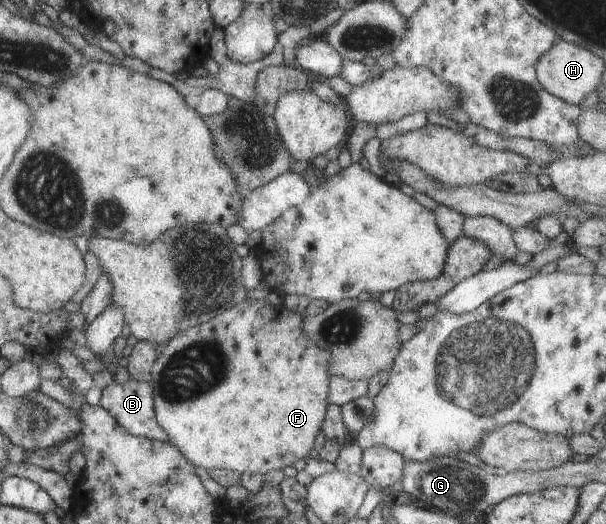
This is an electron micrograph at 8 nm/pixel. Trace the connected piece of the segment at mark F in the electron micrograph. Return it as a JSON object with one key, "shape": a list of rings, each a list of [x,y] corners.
{"shape":[[[266,299],[248,300],[236,304],[234,308],[225,310],[204,324],[196,325],[186,330],[178,331],[174,338],[159,348],[159,355],[152,367],[151,385],[158,424],[166,430],[170,436],[171,444],[176,445],[181,453],[198,468],[207,470],[226,469],[232,472],[254,472],[266,475],[270,471],[283,470],[286,466],[292,466],[294,462],[307,459],[314,440],[320,432],[329,400],[329,382],[331,375],[331,354],[326,350],[320,350],[308,336],[304,328],[304,314],[287,308],[284,304],[274,305]]]}

